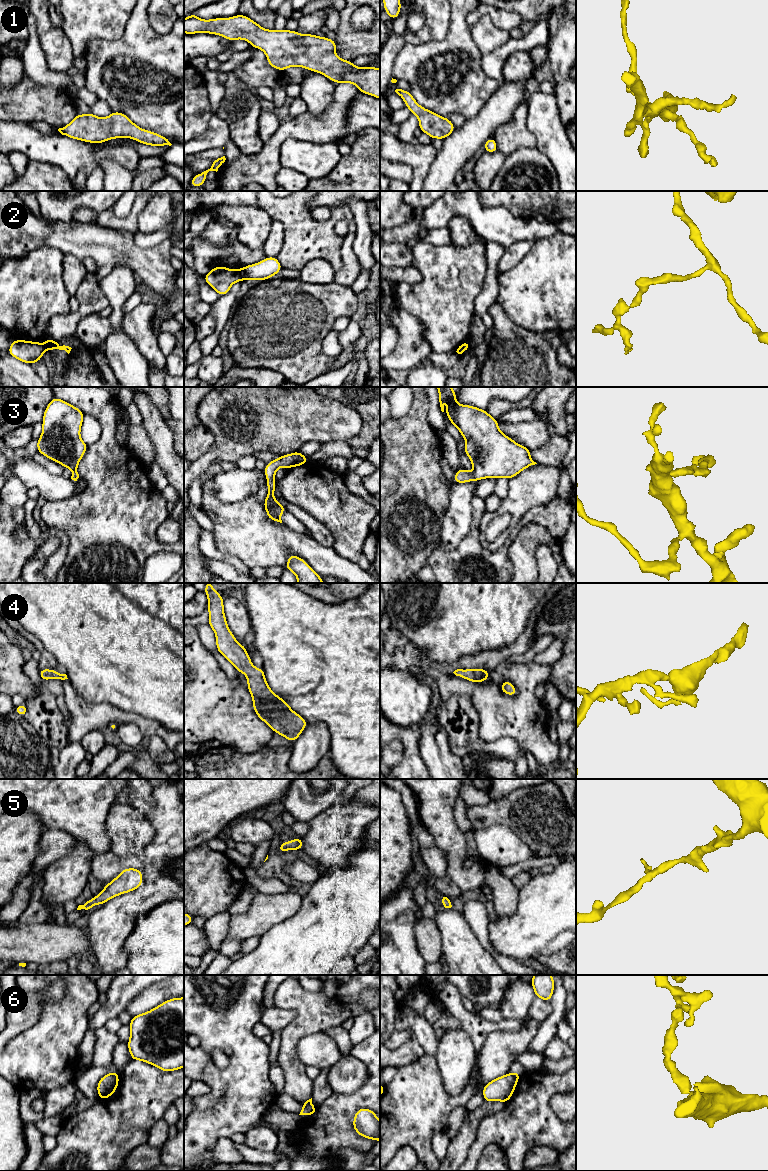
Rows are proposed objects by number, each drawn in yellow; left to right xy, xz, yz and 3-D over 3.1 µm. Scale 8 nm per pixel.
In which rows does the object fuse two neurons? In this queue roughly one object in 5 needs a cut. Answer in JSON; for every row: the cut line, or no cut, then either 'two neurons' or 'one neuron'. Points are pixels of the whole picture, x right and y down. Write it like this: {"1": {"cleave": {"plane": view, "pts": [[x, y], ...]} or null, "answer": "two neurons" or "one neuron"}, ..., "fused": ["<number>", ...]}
{"1": {"cleave": null, "answer": "one neuron"}, "2": {"cleave": {"plane": "xz", "pts": [[238, 270], [241, 280]]}, "answer": "two neurons"}, "3": {"cleave": null, "answer": "one neuron"}, "4": {"cleave": null, "answer": "one neuron"}, "5": {"cleave": null, "answer": "one neuron"}, "6": {"cleave": {"plane": "xz", "pts": [[313, 1105], [304, 1107]]}, "answer": "two neurons"}, "fused": ["2", "6"]}

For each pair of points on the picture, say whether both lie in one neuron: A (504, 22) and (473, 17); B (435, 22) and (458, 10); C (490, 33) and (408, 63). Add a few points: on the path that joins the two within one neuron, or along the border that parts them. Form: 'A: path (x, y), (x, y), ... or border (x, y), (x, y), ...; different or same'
A: path (496, 15), (490, 11), (481, 11); same
B: border (451, 10), (451, 20), (445, 37); different
C: border (469, 27), (471, 38), (482, 55); different

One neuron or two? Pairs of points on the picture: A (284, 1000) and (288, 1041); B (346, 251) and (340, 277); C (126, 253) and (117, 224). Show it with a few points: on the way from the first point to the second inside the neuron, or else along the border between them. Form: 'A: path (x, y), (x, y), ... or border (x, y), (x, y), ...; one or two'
A: path (295, 1006), (299, 1010), (299, 1027), (296, 1030); one
B: path (346, 257), (346, 271); one
C: border (97, 224), (103, 227), (127, 230), (133, 235); two

